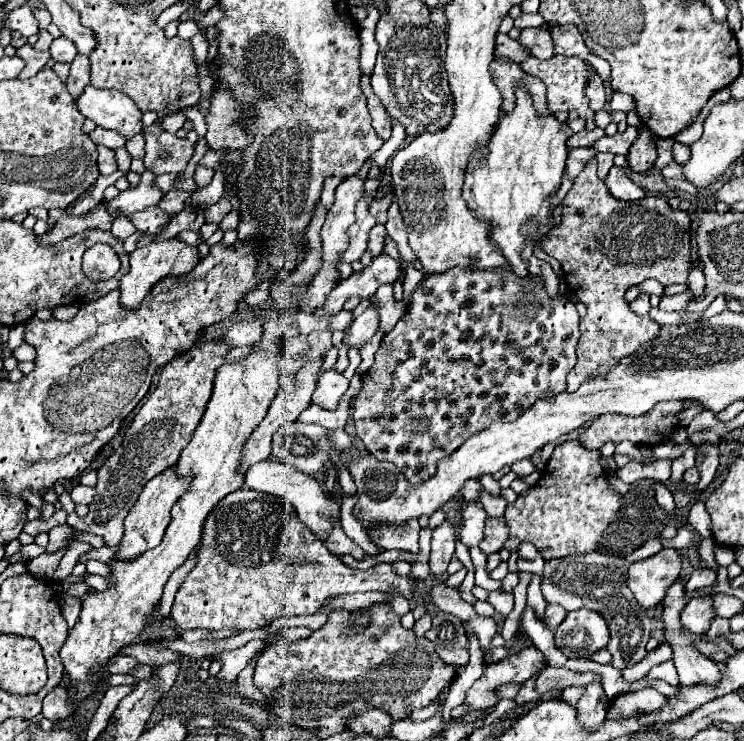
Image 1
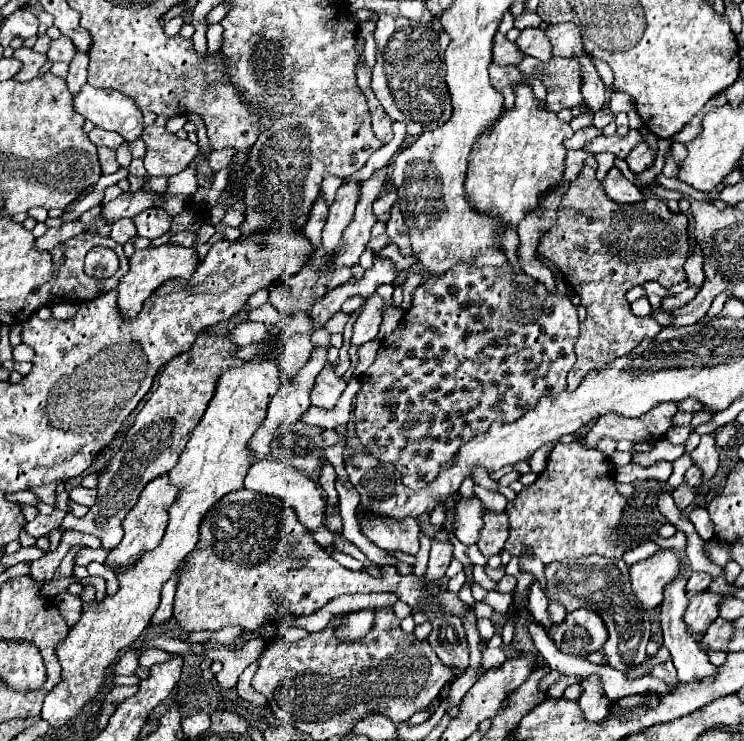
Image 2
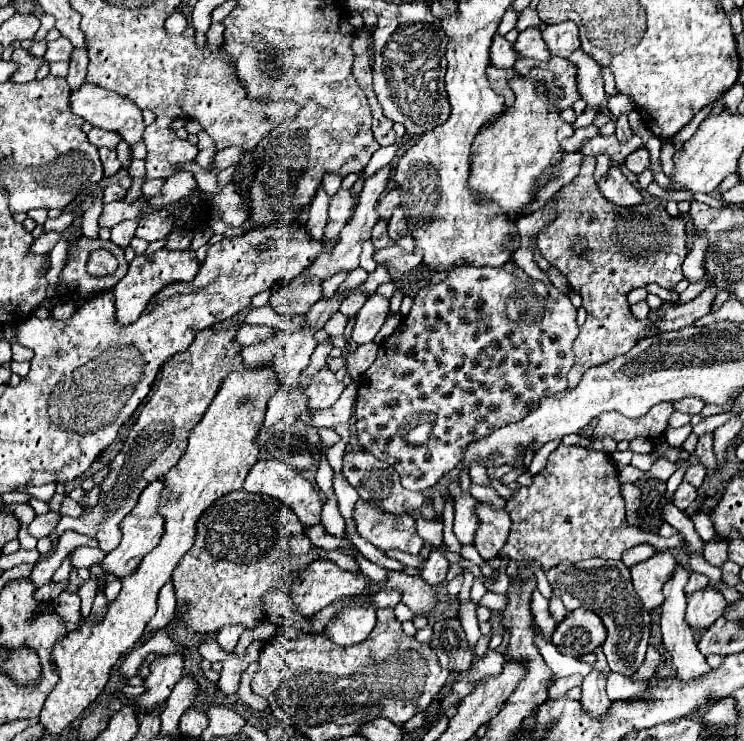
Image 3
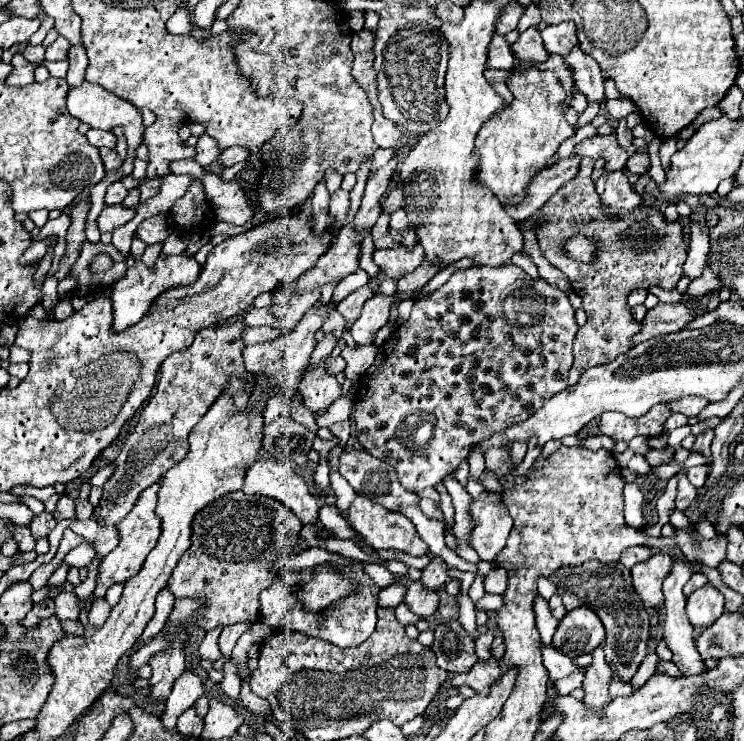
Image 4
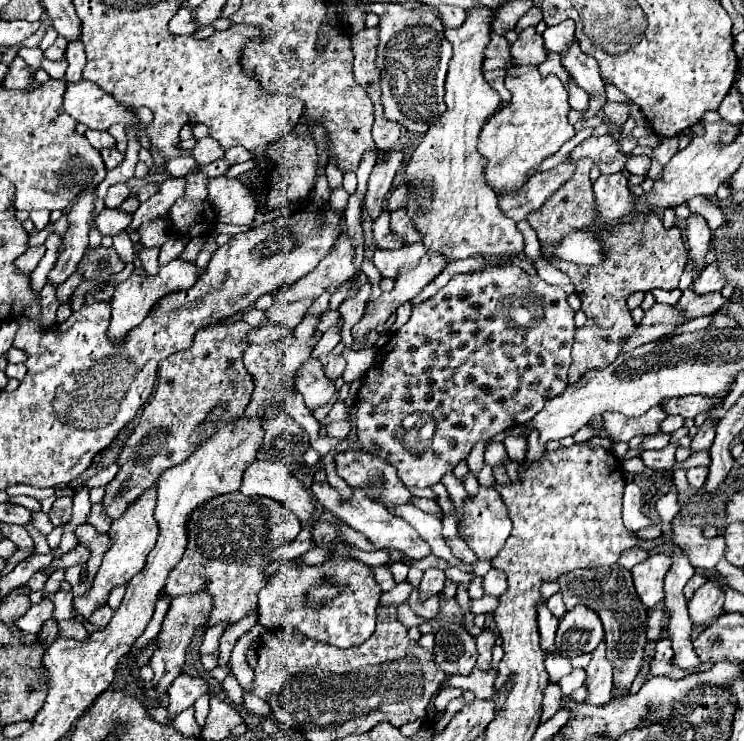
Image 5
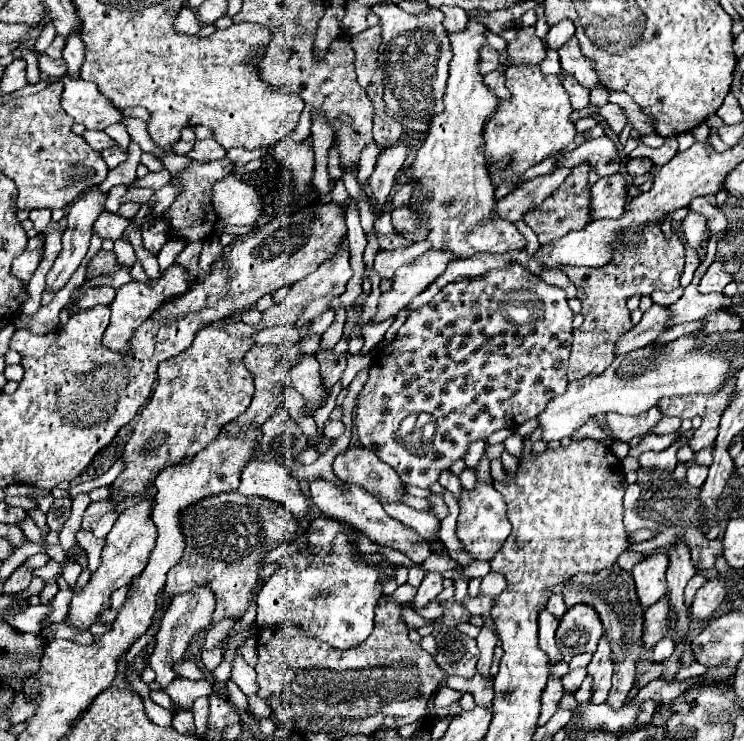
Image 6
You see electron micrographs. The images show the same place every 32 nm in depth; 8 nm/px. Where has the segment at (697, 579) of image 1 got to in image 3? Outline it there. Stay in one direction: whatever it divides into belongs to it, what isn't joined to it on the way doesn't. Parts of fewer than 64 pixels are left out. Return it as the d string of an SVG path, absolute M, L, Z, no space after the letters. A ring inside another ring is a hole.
M692 572L692 574L690 574L690 580L688 580L688 584L686 584L686 596L694 594L694 592L700 590L700 588L706 588L708 584L710 584L710 578L708 578L706 574Z

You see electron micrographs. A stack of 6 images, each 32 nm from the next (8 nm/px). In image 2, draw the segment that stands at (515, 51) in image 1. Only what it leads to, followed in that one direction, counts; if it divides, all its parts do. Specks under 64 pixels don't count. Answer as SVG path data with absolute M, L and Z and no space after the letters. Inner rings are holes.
M496 34L494 40L494 50L492 50L492 60L496 64L518 64L524 58L524 54L518 50L518 44L508 40L504 34Z

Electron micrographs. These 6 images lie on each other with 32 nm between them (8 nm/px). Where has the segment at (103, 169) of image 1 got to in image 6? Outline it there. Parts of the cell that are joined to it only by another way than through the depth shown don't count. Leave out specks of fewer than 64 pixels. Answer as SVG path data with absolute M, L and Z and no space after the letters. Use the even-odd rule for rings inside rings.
M108 148L108 150L102 152L102 158L104 158L104 162L108 164L108 168L112 170L112 168L116 168L120 162L126 160L126 152L120 152L118 148Z

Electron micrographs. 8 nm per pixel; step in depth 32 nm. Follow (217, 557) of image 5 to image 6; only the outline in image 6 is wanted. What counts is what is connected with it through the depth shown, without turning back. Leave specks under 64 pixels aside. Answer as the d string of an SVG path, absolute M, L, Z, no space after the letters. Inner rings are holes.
M224 492L194 504L182 516L186 550L180 562L170 568L164 590L170 596L192 592L192 588L208 586L216 596L212 624L224 618L242 618L256 600L256 590L264 584L260 568L264 556L298 534L298 520L274 500L258 496L240 496L240 492Z

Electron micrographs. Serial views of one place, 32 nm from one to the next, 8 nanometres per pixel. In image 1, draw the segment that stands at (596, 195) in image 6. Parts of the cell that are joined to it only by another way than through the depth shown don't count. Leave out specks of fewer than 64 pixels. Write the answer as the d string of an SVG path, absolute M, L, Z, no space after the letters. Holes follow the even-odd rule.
M612 166L610 174L608 174L608 178L606 178L606 186L608 186L610 194L616 196L616 198L620 198L620 200L632 202L632 200L640 200L640 198L646 196L646 192L644 192L640 186L636 186L636 184L626 176L624 168L620 168L620 166Z

